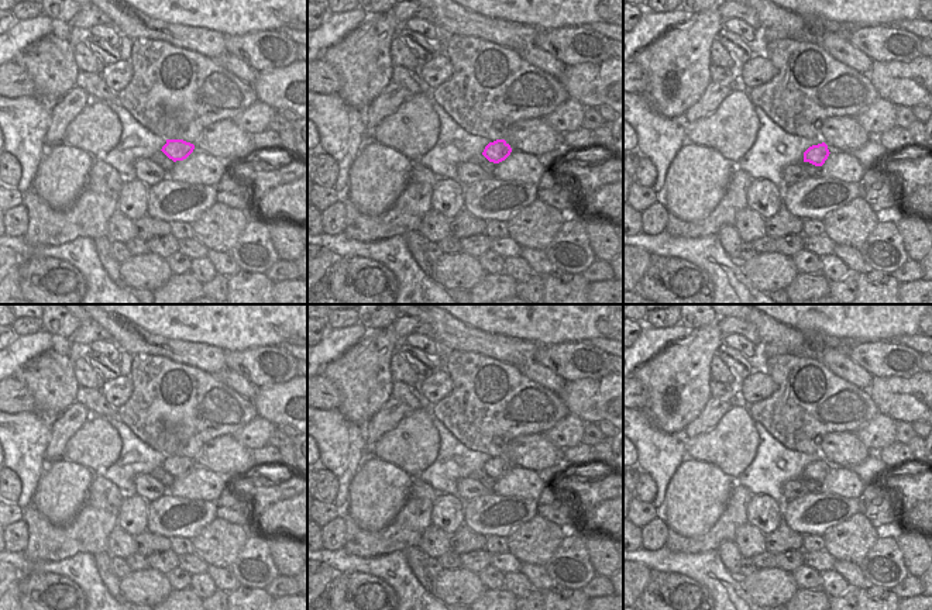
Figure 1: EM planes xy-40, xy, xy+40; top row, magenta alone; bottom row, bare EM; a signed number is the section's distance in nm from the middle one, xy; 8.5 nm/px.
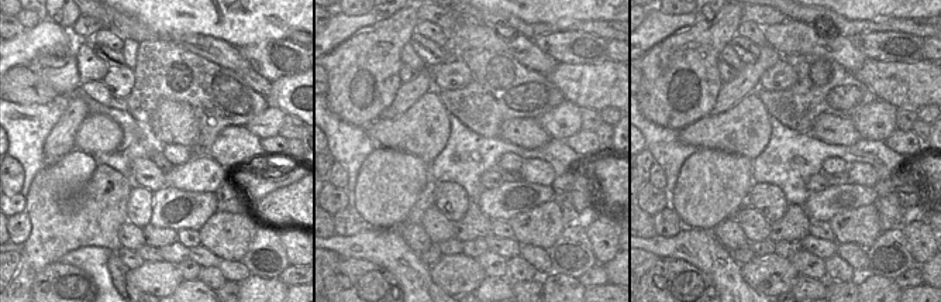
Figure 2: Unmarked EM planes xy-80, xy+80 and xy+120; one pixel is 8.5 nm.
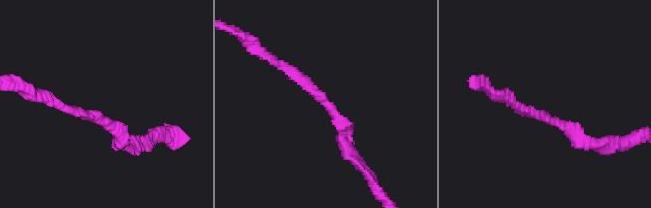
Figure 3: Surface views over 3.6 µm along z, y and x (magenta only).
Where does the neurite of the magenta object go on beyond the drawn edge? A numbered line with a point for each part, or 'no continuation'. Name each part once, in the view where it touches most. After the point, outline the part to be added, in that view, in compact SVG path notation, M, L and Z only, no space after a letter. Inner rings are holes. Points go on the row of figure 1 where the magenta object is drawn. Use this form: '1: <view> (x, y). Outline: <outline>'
no continuation.

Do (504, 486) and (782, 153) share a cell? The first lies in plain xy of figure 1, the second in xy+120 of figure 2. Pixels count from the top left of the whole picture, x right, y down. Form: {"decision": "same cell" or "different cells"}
{"decision": "different cells"}

